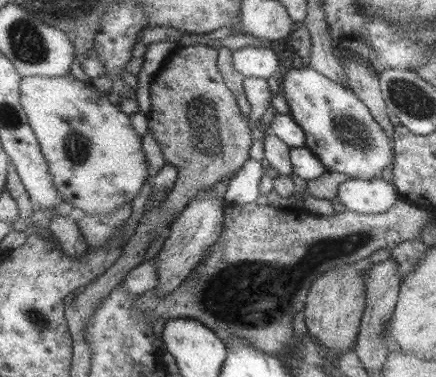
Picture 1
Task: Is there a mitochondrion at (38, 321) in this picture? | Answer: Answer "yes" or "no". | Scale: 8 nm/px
yes

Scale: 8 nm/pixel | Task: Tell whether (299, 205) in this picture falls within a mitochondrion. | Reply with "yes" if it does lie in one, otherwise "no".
no

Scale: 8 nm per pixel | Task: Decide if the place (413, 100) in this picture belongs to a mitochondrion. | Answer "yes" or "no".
yes

